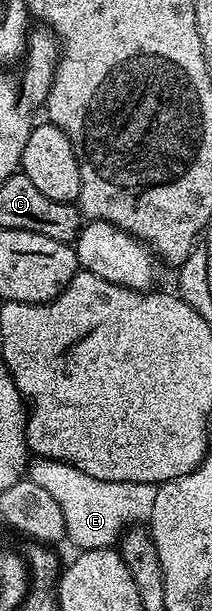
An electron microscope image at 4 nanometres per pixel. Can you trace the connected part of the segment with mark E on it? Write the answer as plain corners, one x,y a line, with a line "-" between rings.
35,457
25,470
26,476
37,487
49,491
61,507
67,528
66,540
76,545
76,550
110,549
123,536
128,527
139,527
150,522
153,506
157,500
159,485
156,483
133,483
132,481
106,481
93,479
85,471
77,471
64,461

